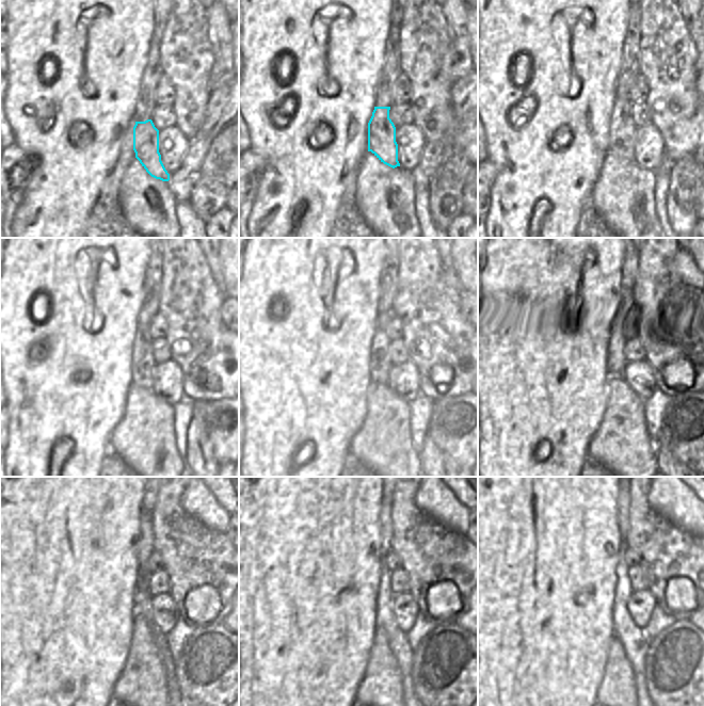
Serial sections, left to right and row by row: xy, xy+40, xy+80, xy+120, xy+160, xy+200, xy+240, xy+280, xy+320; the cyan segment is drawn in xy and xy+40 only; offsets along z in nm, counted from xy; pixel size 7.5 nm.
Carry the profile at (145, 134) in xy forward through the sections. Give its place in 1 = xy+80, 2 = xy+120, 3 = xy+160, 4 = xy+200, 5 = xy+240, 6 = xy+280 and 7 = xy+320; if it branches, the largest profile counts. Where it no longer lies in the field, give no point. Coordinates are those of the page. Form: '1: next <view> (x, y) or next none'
1: next xy+80 (622, 128)
2: next xy+120 (142, 362)
3: next xy+160 (380, 359)
4: next xy+200 (618, 360)
5: next xy+240 (146, 548)
6: next xy+280 (385, 514)
7: next xy+320 (623, 501)

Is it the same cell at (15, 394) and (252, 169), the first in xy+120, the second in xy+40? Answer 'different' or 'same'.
different

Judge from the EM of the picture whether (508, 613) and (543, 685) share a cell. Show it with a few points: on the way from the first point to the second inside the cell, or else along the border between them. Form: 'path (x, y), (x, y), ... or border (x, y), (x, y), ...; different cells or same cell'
path (508, 631), (508, 645), (525, 667); same cell

